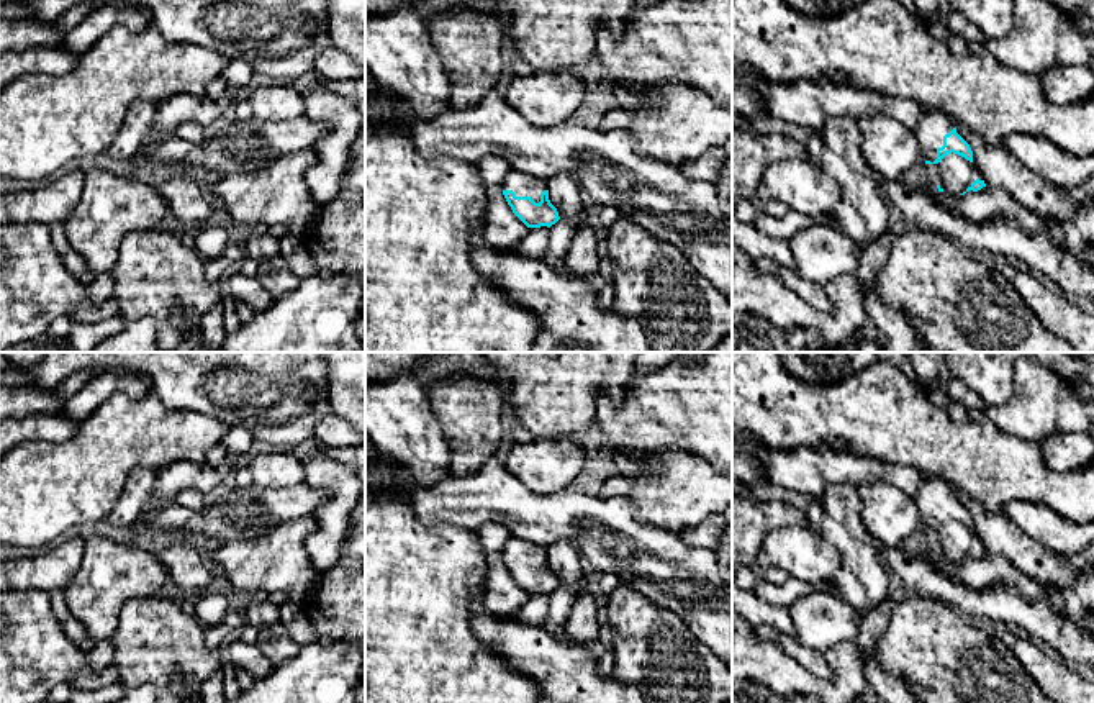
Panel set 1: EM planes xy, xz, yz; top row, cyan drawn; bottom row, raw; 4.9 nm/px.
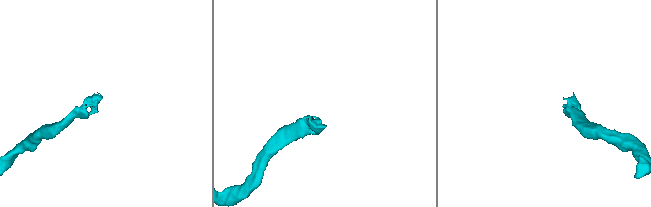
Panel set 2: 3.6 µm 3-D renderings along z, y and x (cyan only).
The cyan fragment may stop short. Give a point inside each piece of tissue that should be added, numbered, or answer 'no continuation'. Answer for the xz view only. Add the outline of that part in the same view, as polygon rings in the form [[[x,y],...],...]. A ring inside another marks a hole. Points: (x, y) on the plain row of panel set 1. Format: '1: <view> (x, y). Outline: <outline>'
1: xz (521, 551). Outline: [[[511,536],[504,544],[503,557],[513,557],[516,564],[531,564],[536,570],[539,570],[540,560],[549,557],[549,549]]]

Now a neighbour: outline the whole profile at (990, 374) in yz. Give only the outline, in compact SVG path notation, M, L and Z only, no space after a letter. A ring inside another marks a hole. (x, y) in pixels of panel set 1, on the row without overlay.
M945 352L943 362L952 377L963 380L988 405L999 406L1007 403L1012 395L1014 369L1022 357L1047 365L1063 379L1094 385L1094 352Z

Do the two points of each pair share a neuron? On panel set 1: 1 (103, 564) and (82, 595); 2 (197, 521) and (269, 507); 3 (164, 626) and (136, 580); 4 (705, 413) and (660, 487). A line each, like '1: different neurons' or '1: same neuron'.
1: same neuron
2: same neuron
3: different neurons
4: different neurons

